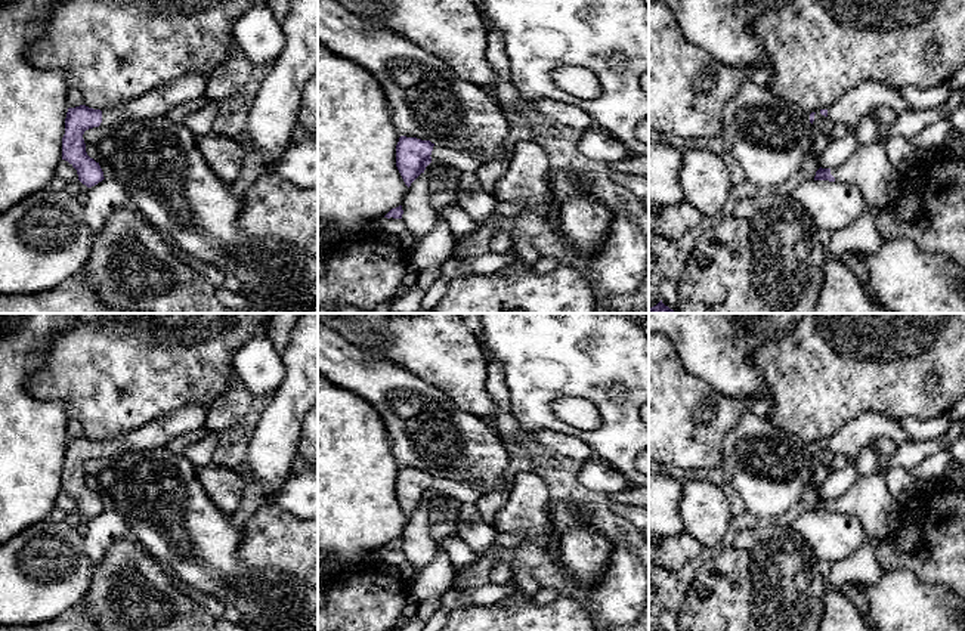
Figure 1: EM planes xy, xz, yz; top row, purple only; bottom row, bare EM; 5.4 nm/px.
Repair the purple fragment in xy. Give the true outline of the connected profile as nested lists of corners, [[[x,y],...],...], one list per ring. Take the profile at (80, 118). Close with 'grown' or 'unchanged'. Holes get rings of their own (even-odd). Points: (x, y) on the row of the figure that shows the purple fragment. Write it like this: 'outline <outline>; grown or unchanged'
outline [[[194,72],[171,80],[142,98],[130,100],[109,109],[93,109],[86,105],[68,108],[65,118],[65,134],[62,137],[62,160],[68,161],[78,174],[78,180],[92,188],[102,182],[103,171],[86,152],[83,134],[93,127],[112,127],[126,120],[149,120],[166,117],[167,111],[176,105],[191,102],[205,95],[208,77]]]; grown

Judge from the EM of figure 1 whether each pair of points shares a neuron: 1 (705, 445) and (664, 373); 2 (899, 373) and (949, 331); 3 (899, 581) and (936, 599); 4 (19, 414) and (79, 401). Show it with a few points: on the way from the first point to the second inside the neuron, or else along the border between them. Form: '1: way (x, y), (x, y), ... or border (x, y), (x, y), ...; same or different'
1: way (687, 427), (664, 404), (664, 390); same
2: way (912, 359), (928, 353), (936, 345); same
3: way (908, 590), (916, 599), (927, 599); same
4: border (33, 393), (42, 399), (61, 401), (70, 417); different

